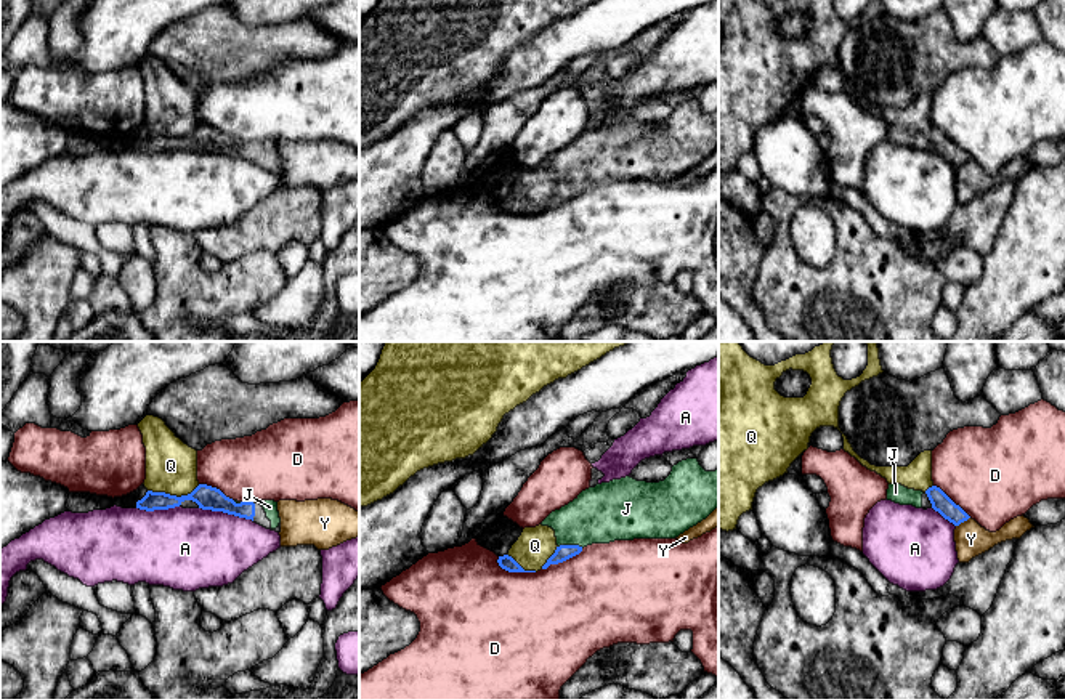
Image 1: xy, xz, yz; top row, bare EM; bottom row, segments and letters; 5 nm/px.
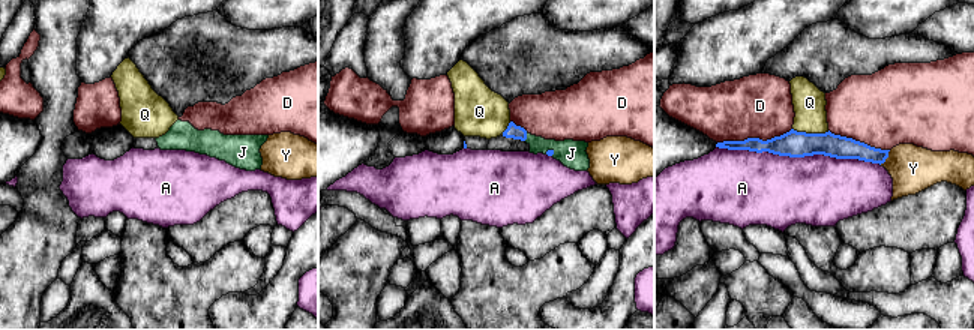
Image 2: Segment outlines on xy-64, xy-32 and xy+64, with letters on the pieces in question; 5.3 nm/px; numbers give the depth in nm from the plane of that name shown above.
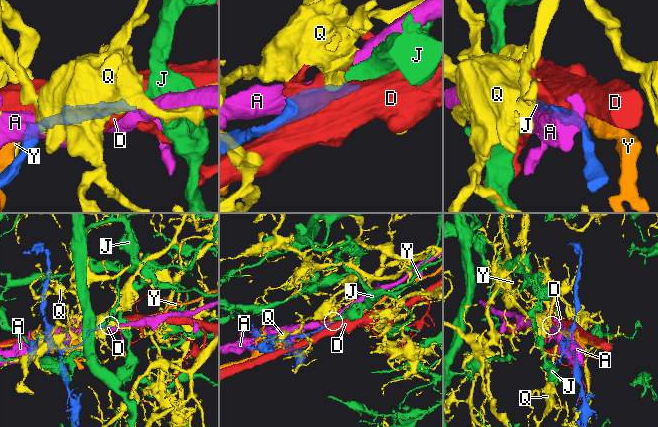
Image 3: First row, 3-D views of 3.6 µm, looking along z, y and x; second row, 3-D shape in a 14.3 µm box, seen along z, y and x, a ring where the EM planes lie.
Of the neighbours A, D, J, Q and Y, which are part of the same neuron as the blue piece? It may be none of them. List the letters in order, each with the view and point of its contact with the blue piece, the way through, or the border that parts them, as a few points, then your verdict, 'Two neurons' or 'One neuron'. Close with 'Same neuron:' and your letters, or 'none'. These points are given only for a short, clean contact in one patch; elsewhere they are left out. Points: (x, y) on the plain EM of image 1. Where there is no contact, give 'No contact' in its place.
A: Touches blue at xy (226, 153). Two neurons
D: Touches blue at xz (515, 212). Two neurons
J: Touches blue at xz (571, 186). Path across: xz (563, 193), (571, 186), (608, 153). One neuron
Q: Touches blue at xy (174, 137). Boundary: xy (199, 125), (180, 137), (148, 132). Two neurons
Y: Touches blue at yz (963, 162). Two neurons
Same neuron: J

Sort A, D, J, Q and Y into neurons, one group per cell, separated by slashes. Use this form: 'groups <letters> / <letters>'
groups A / D / J / Q / Y

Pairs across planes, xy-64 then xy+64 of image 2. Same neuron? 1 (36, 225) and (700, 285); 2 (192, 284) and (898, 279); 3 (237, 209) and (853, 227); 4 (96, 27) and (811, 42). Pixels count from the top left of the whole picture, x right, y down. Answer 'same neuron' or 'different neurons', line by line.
1: same neuron
2: same neuron
3: same neuron
4: different neurons

